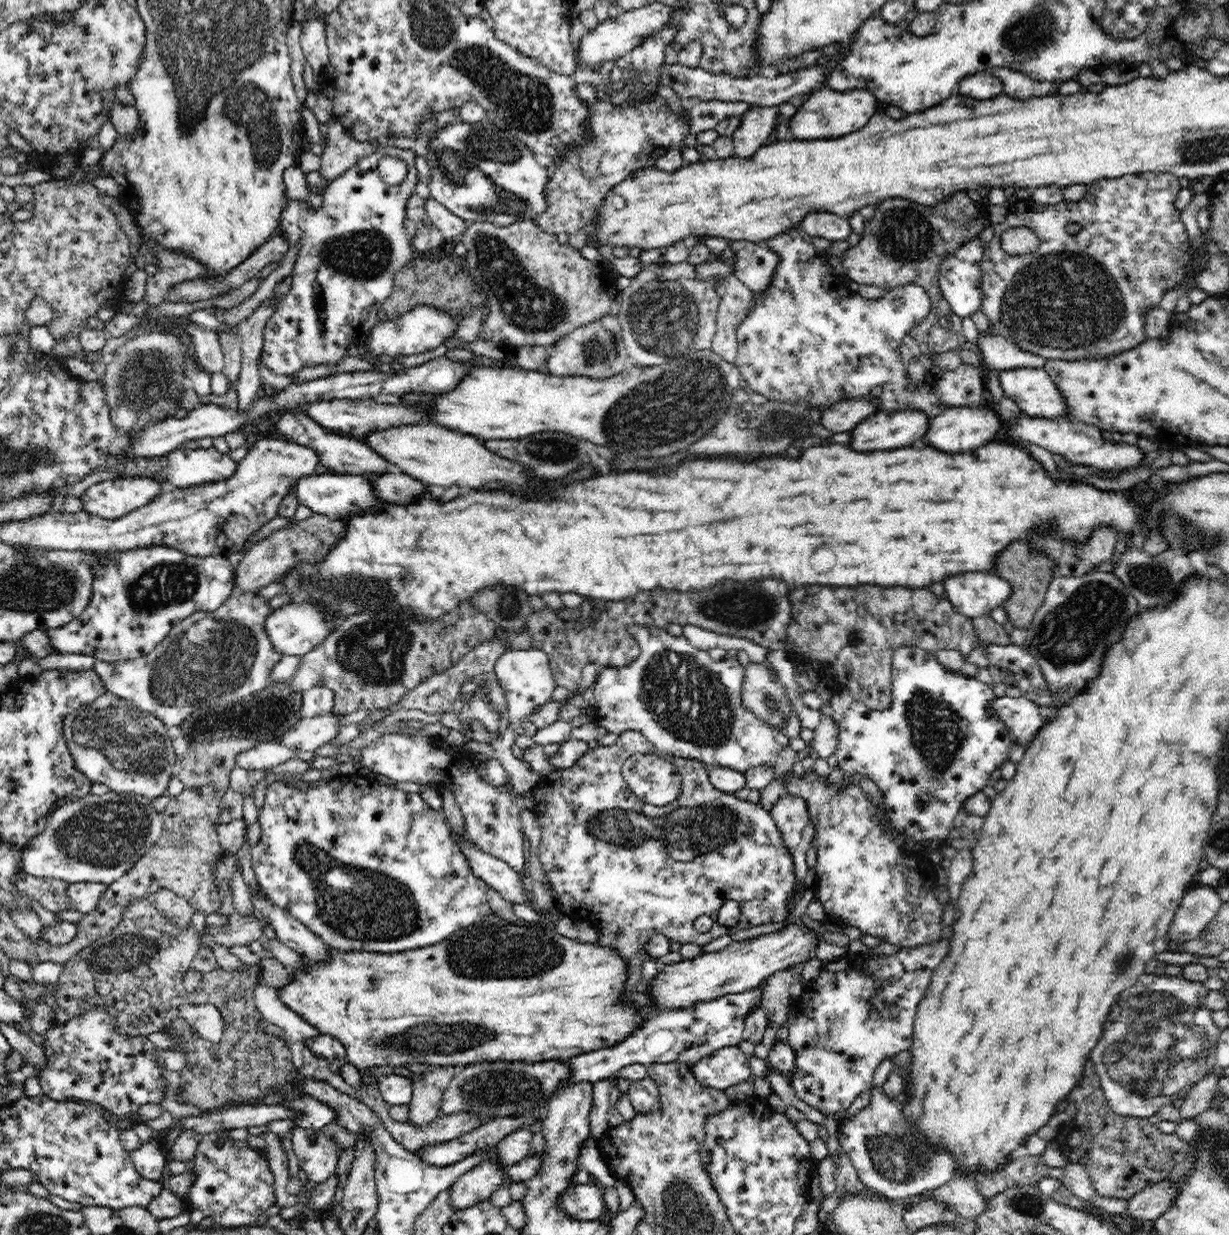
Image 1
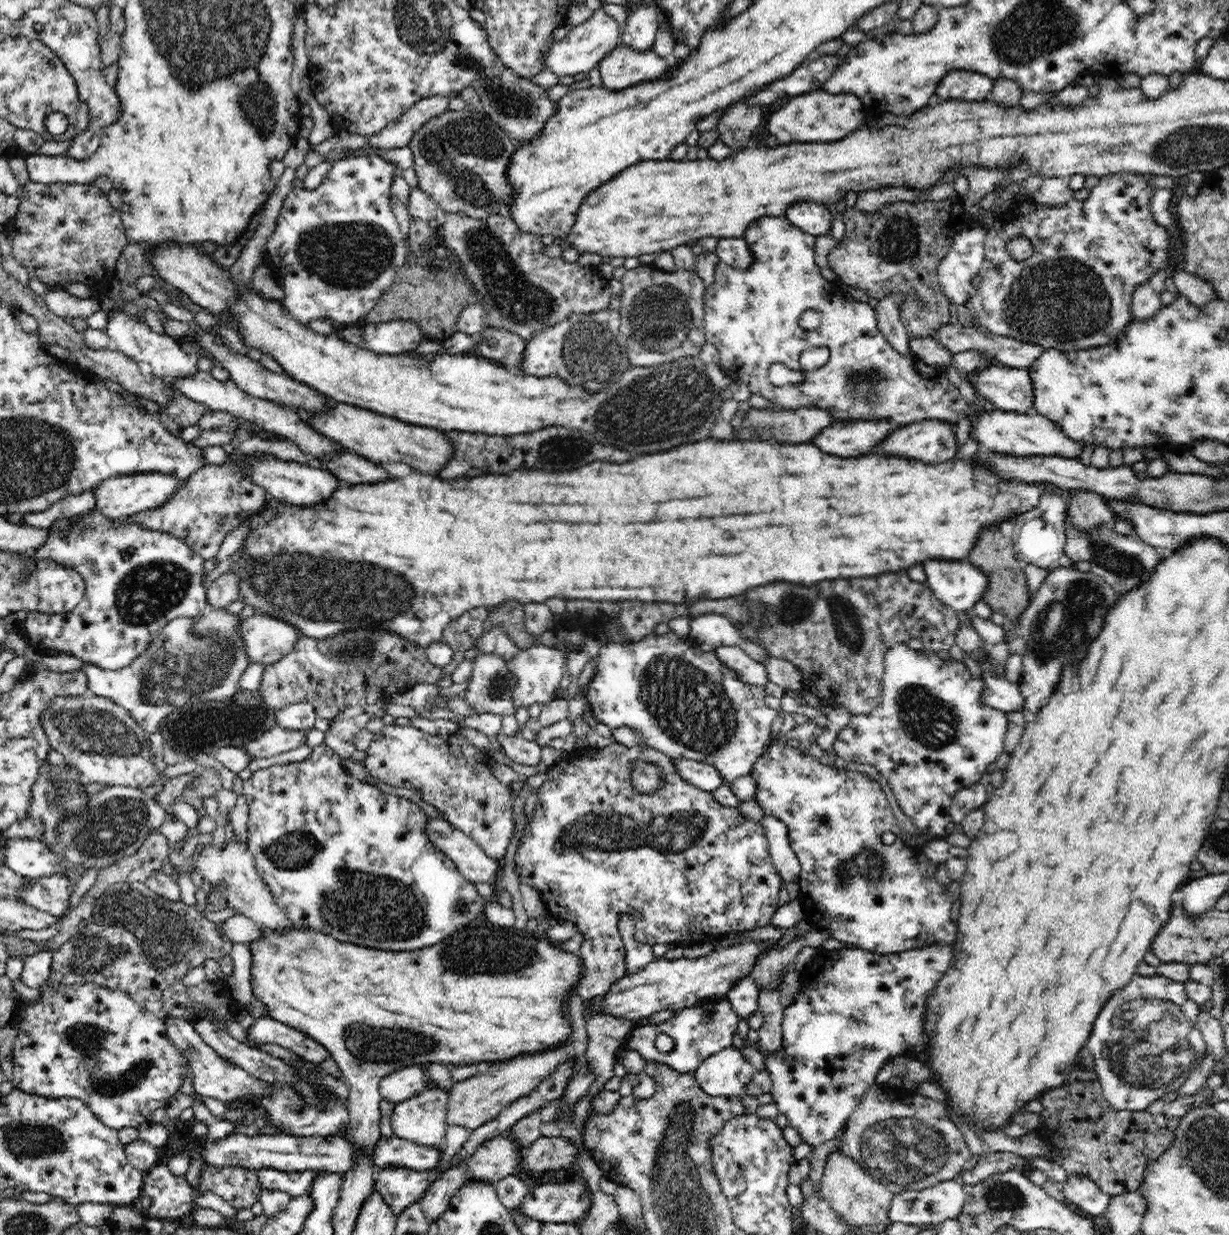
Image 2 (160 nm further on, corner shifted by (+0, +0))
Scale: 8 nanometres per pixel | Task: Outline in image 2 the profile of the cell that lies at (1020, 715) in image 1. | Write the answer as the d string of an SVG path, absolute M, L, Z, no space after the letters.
M991 659L980 663L983 673L983 682L986 686L981 697L981 702L993 710L1010 712L1022 711L1024 708L1024 696L1020 693L1018 684L1013 684L1005 677L994 674Z

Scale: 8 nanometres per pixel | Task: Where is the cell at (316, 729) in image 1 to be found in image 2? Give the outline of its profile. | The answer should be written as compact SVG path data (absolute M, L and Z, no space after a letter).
M278 726L267 730L256 740L248 742L243 749L252 757L270 758L278 756L282 752L294 750L298 746L305 744L305 736L309 730L284 730Z

